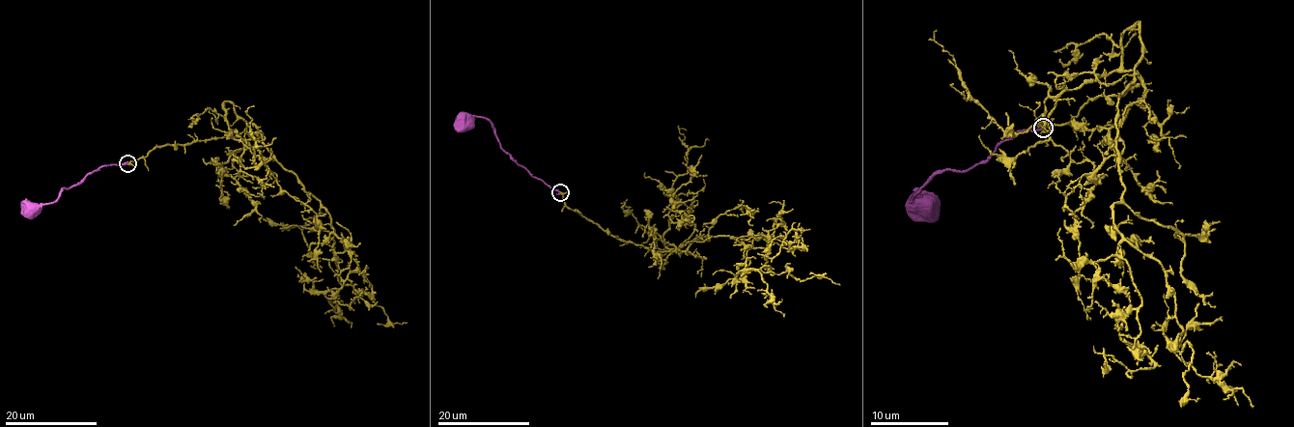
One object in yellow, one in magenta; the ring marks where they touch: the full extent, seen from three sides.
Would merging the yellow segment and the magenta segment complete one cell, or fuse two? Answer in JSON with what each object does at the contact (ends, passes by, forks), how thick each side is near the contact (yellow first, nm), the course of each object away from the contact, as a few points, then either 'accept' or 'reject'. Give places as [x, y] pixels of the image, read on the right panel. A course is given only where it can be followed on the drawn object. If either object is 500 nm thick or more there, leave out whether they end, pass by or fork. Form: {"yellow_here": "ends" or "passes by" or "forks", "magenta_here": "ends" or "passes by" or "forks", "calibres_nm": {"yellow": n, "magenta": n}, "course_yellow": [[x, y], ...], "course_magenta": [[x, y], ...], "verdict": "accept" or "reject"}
{"yellow_here": "passes by", "magenta_here": "ends", "calibres_nm": {"yellow": 200, "magenta": 320}, "course_yellow": [[1043, 128], [1139, 73], [1117, 100], [1113, 227], [1140, 298], [1117, 328], [1154, 362], [1104, 364]], "course_magenta": [[1043, 128], [1016, 131], [985, 160], [963, 171], [938, 173], [913, 198], [913, 208], [920, 215], [920, 208]], "verdict": "accept"}

